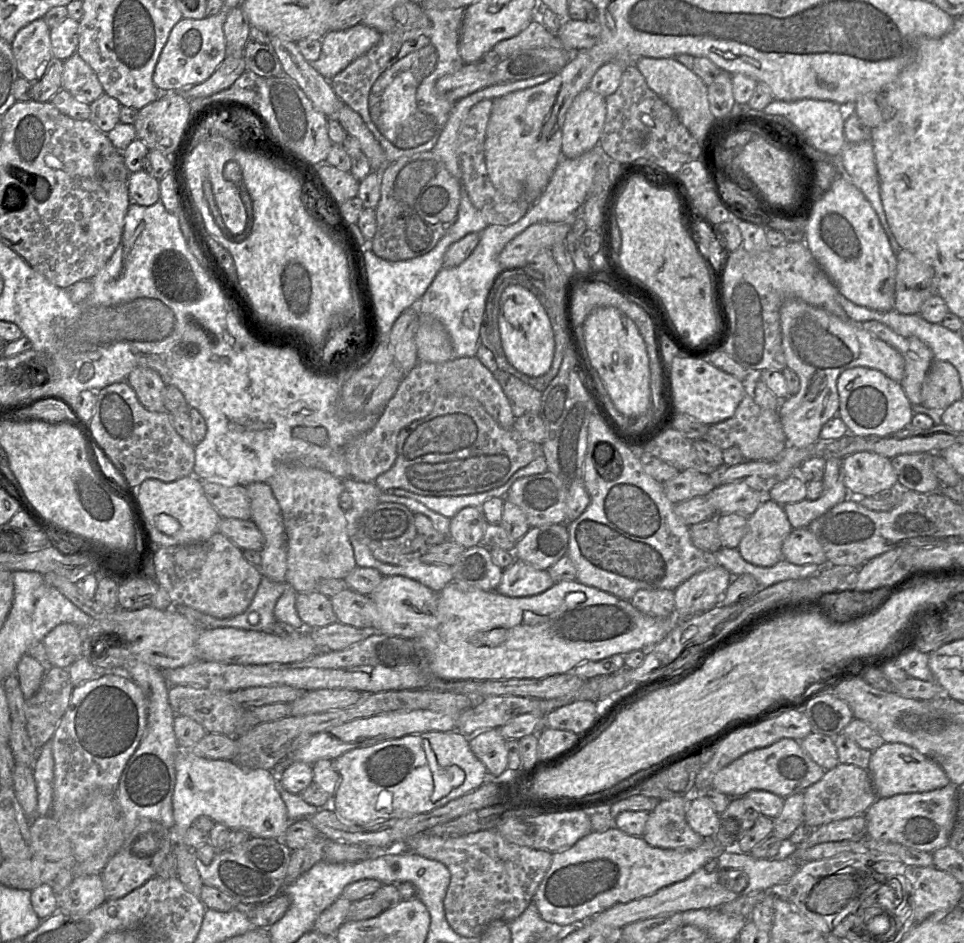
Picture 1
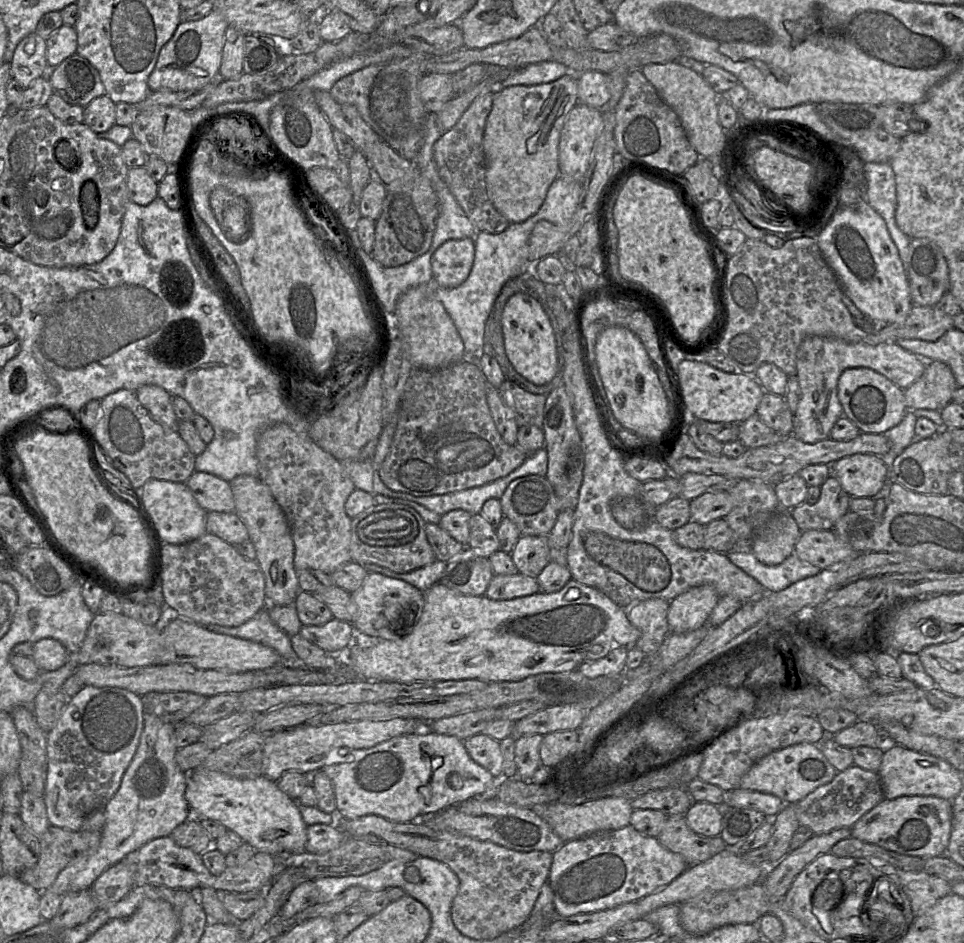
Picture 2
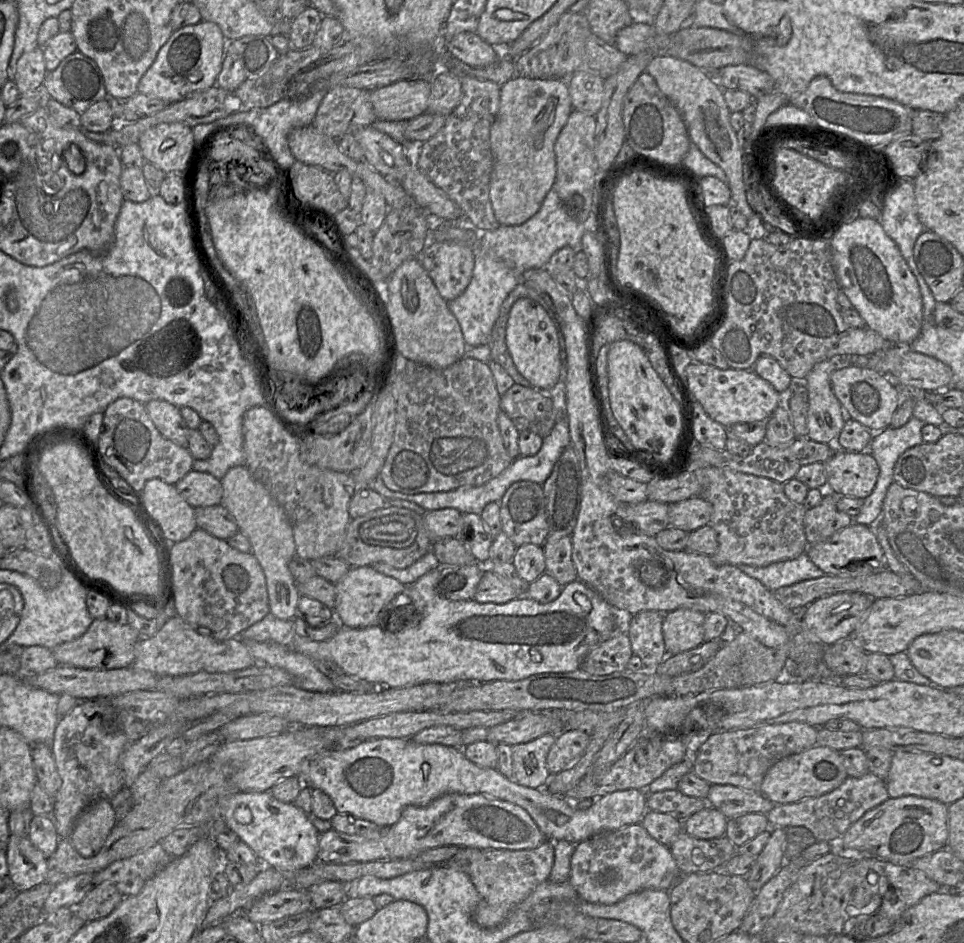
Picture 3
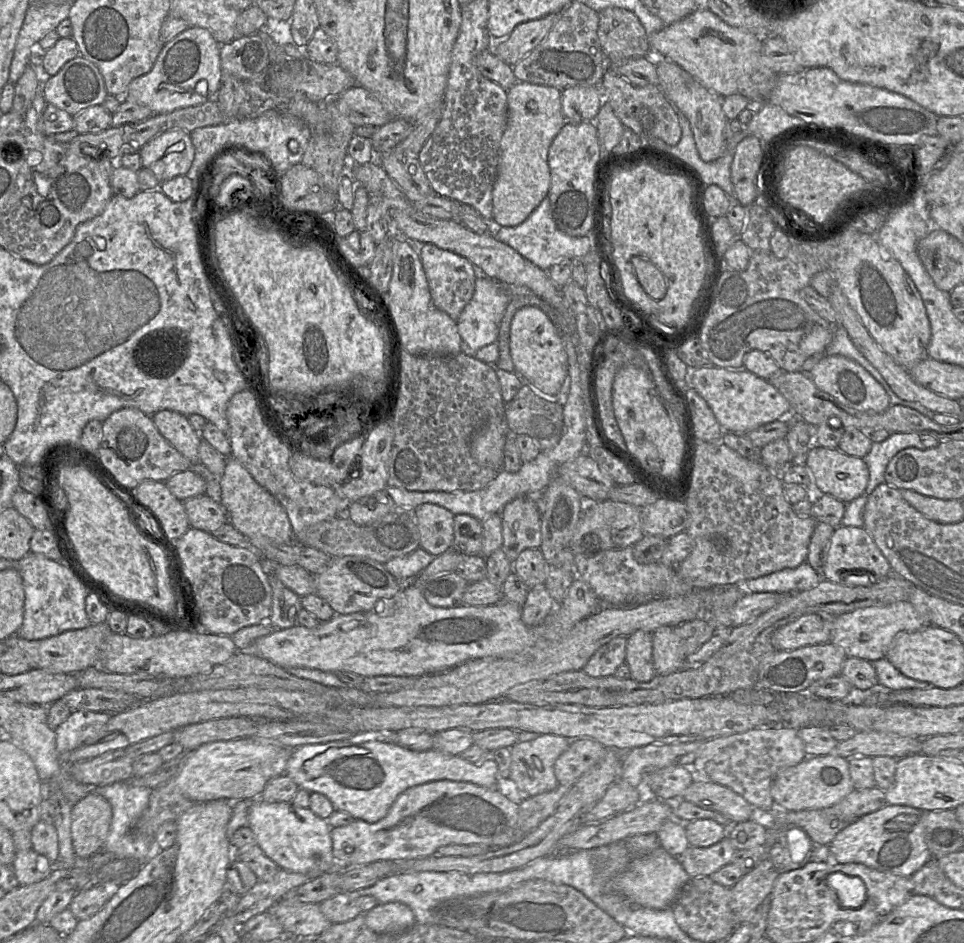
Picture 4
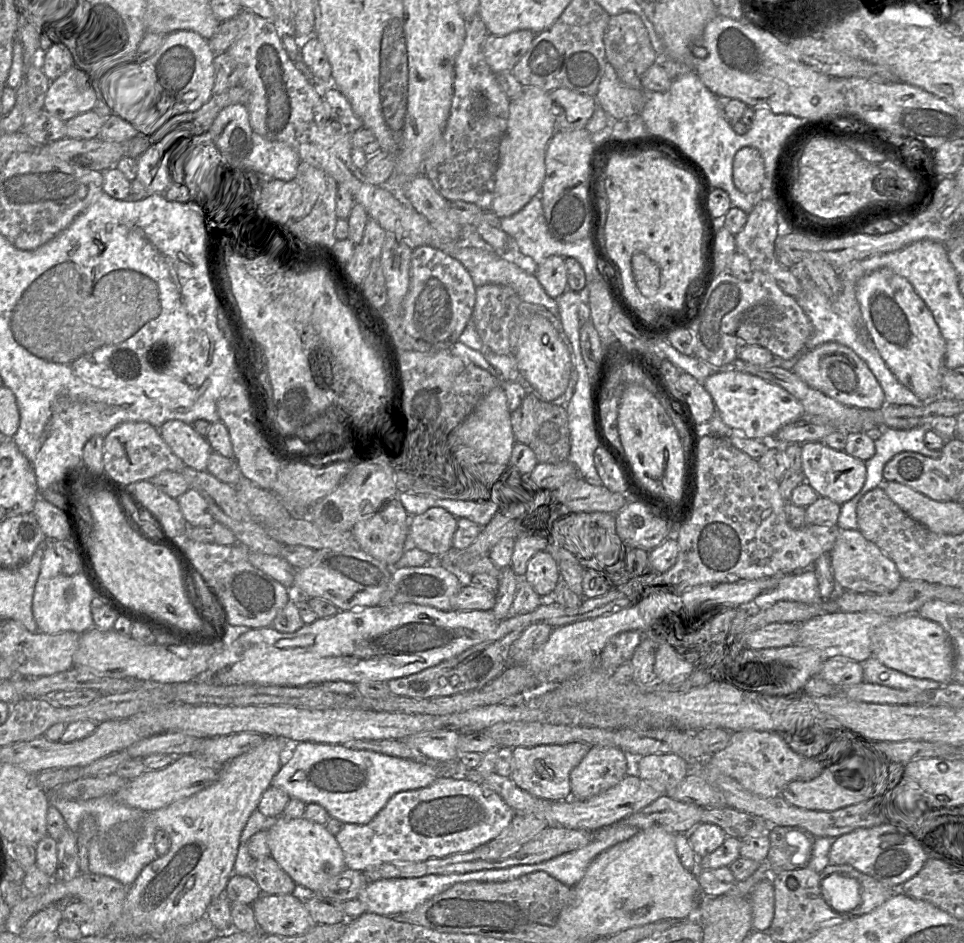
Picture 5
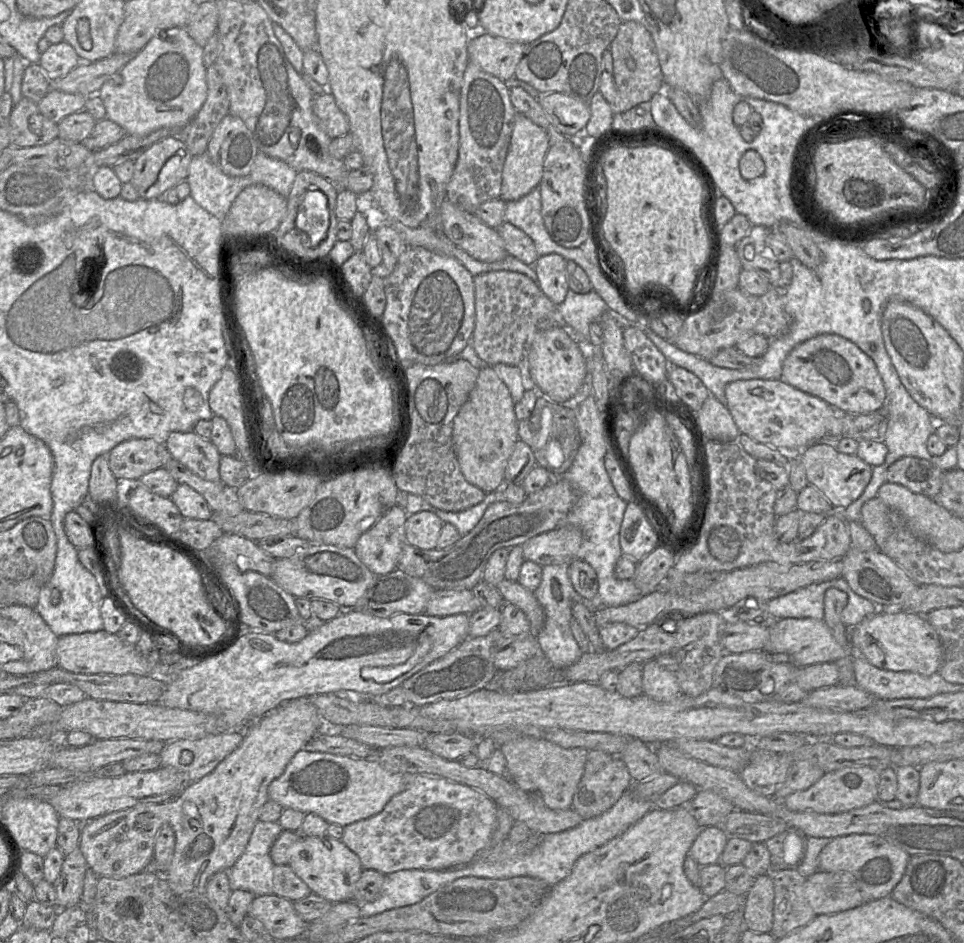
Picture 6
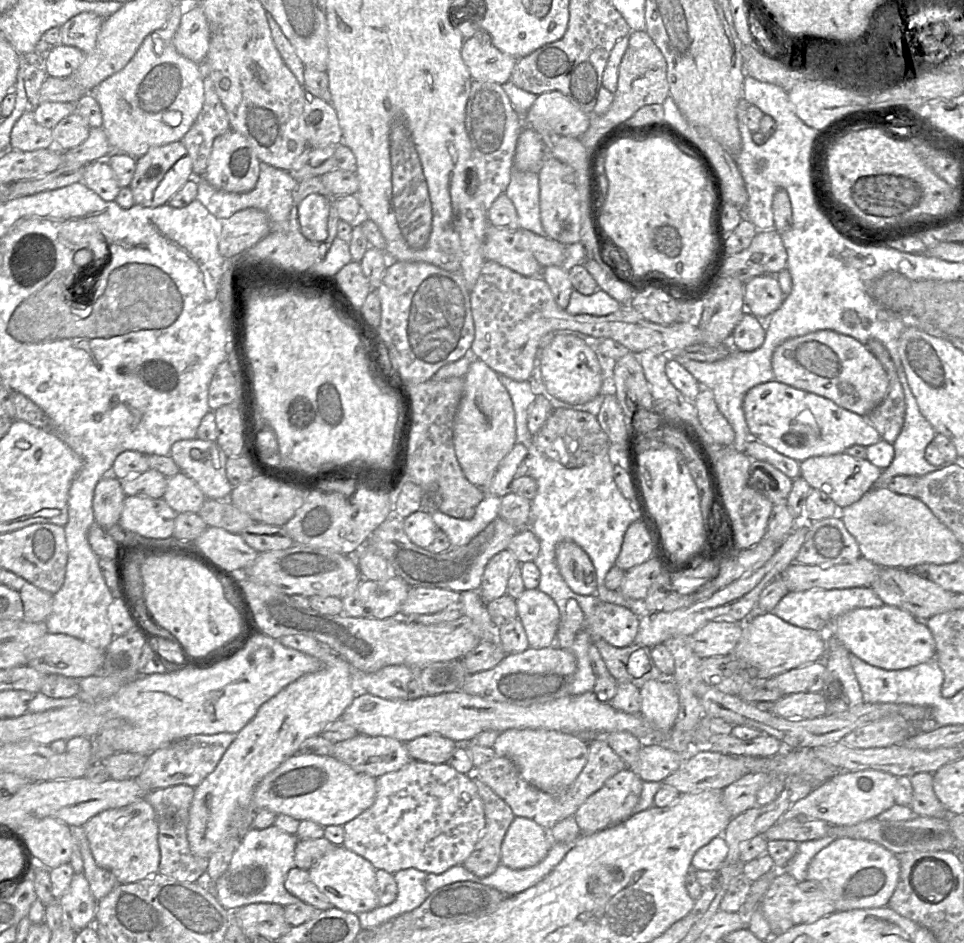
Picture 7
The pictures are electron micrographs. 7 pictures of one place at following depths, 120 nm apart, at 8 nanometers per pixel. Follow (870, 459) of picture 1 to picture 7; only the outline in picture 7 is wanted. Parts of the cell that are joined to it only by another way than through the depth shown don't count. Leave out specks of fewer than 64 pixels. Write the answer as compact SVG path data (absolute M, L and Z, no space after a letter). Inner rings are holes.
M846 452L812 456L800 462L801 477L812 489L819 490L829 497L839 509L858 501L866 492L871 490L882 470L867 459L859 459Z

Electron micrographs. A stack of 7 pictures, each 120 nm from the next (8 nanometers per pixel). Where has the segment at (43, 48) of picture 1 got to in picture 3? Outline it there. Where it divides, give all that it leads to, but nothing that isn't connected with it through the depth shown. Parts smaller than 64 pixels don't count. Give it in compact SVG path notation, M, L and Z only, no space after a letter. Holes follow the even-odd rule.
M36 45L19 58L13 81L16 83L20 95L37 93L43 87L46 74L43 47Z

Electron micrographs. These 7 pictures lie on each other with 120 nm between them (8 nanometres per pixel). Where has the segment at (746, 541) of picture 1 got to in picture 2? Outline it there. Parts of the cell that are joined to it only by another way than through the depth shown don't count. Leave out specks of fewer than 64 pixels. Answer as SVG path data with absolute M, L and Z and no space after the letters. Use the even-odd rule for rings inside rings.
M781 509L757 530L750 550L762 564L777 566L794 553L801 533L790 511Z

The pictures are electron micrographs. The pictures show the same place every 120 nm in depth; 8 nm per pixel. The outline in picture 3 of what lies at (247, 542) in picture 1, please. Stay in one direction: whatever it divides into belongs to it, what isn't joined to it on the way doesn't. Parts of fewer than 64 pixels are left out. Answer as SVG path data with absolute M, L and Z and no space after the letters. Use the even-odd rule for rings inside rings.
M222 505L196 507L194 509L197 528L221 540L227 540L239 532L235 518Z

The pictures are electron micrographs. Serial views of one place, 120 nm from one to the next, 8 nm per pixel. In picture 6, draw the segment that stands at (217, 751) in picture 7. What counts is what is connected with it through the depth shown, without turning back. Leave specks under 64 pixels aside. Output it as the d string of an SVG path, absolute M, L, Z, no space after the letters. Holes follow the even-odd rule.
M231 730L219 734L208 735L199 739L176 739L166 742L159 753L160 767L171 767L184 773L189 782L196 782L212 772L215 767L235 750L243 740L243 730Z

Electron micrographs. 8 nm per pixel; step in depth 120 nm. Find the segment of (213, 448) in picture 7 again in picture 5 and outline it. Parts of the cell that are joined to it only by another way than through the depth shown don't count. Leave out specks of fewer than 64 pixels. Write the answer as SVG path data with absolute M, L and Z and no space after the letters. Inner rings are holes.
M168 420L159 432L186 466L197 471L207 471L207 462L213 452L207 439L200 435L192 426L181 420Z

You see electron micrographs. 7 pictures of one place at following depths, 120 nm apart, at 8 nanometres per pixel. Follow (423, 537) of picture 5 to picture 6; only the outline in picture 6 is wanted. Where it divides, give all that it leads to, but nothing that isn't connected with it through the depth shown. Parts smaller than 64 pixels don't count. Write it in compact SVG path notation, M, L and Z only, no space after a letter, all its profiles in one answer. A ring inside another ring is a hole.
M420 511L408 515L405 535L408 544L421 550L435 549L444 522L434 513Z

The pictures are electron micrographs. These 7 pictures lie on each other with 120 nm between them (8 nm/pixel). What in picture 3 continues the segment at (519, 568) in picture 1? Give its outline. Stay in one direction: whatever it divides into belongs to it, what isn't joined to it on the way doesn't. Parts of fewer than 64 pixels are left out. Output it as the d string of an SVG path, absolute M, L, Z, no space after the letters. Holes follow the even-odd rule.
M485 567L473 599L479 603L504 604L526 594L525 588L516 588Z

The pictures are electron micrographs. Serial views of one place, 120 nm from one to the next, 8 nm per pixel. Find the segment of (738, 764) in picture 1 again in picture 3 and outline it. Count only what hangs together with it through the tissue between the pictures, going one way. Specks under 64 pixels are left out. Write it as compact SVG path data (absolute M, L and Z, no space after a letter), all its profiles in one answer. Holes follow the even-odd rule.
M815 745L803 752L782 758L766 772L761 793L775 805L796 803L815 798L838 788L848 777L839 752Z

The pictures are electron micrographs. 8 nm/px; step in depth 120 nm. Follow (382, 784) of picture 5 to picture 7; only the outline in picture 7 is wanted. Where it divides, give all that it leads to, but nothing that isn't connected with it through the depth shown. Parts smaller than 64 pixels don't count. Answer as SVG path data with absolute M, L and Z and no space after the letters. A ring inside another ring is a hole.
M294 754L258 783L252 803L257 810L266 808L327 827L345 825L371 807L375 799L376 778L358 773L332 756Z

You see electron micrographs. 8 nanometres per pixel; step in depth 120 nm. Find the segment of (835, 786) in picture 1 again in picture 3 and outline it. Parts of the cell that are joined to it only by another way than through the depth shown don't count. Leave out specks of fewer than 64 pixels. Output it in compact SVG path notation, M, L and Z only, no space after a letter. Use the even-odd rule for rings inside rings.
M869 772L859 778L847 777L838 788L822 796L796 803L775 805L766 817L770 829L805 827L817 841L838 843L852 824L888 798L885 780Z

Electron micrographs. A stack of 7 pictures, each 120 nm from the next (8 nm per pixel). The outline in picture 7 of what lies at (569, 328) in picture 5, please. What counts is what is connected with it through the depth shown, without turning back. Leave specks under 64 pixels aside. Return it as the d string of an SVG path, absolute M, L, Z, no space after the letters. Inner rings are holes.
M599 288L592 295L583 295L573 289L565 311L570 315L606 316L622 305Z

